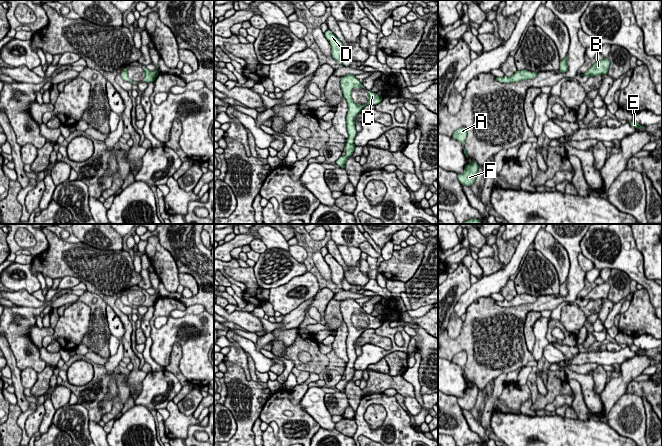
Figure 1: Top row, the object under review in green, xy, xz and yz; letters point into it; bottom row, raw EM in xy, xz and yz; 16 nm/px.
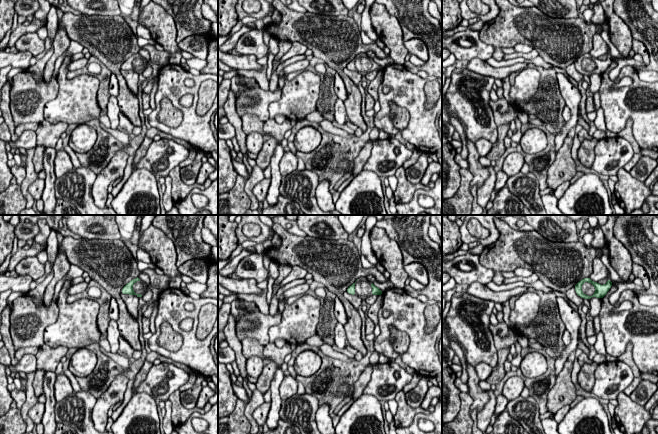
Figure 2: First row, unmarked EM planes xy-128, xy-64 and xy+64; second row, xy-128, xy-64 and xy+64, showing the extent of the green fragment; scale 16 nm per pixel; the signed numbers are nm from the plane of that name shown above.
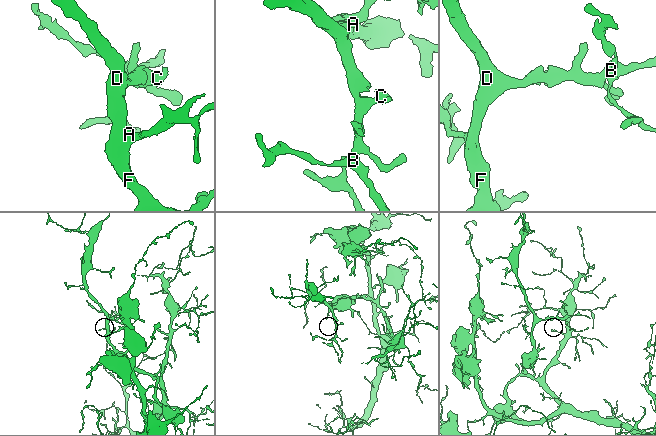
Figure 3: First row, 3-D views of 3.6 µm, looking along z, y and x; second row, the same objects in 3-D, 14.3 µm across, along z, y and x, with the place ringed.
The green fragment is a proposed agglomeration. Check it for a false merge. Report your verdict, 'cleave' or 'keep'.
keep

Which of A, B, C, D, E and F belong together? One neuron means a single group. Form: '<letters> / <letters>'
A B C D E F

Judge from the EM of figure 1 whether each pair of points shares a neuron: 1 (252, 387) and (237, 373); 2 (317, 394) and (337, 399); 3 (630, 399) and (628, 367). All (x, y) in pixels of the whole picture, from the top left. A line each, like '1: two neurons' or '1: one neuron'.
1: one neuron
2: two neurons
3: two neurons

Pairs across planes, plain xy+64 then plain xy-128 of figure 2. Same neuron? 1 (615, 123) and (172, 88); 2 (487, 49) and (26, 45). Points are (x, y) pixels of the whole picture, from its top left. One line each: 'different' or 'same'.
1: same
2: same

